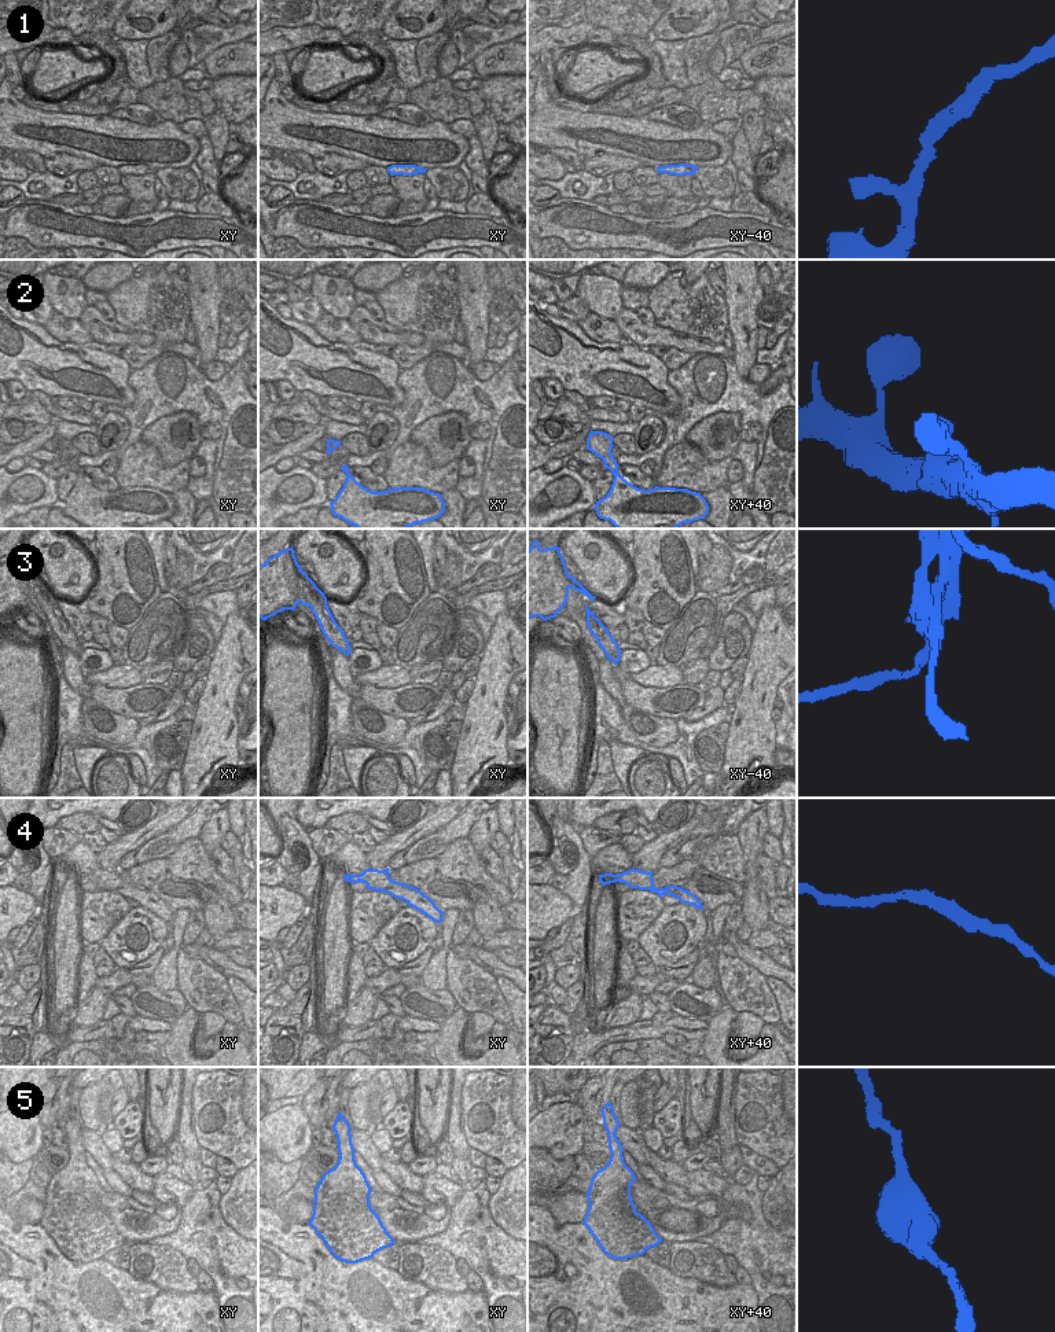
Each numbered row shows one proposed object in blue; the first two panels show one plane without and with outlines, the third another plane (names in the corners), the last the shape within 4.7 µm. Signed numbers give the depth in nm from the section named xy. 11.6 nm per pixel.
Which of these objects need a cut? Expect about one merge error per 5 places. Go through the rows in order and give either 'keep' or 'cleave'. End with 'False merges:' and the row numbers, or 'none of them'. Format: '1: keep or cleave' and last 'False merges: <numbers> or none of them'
1: keep
2: keep
3: cleave
4: keep
5: keep
False merges: 3

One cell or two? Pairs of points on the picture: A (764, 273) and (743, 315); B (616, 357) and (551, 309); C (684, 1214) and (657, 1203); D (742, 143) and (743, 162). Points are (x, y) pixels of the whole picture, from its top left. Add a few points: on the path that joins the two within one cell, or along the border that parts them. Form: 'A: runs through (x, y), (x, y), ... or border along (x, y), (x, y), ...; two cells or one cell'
A: border along (757, 273), (757, 282), (763, 289); two cells
B: border along (544, 306), (550, 315), (559, 317); two cells
C: runs through (677, 1214), (671, 1214), (664, 1209); one cell
D: runs through (742, 147), (742, 158); one cell

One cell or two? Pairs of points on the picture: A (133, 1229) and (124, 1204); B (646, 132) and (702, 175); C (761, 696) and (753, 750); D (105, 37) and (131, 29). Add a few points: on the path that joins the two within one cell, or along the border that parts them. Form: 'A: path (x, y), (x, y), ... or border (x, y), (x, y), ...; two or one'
A: path (128, 1224), (124, 1210); one
B: border (721, 165), (699, 168); two
C: path (753, 710), (753, 736); one
D: border (110, 32), (114, 37); two

